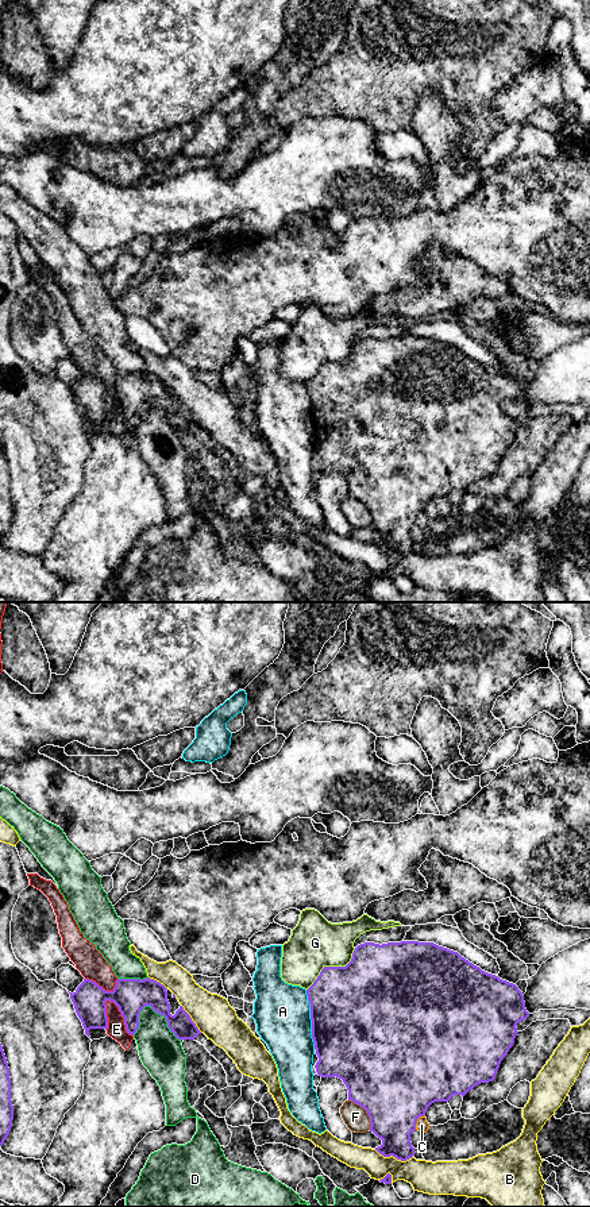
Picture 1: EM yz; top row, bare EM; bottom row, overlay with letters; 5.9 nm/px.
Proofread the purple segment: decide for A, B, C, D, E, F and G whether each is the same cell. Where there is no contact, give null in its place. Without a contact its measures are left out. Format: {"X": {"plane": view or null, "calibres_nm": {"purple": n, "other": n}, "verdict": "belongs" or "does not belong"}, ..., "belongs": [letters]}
{"A": {"plane": "yz", "calibres_nm": {"purple": 500, "other": 340}, "verdict": "does not belong"}, "B": {"plane": "yz", "calibres_nm": {"purple": 280, "other": 190}, "verdict": "does not belong"}, "C": {"plane": "yz", "calibres_nm": {"purple": 480, "other": 70}, "verdict": "does not belong"}, "D": {"plane": "yz", "calibres_nm": {"purple": 200, "other": 260}, "verdict": "does not belong"}, "E": {"plane": "yz", "calibres_nm": {"purple": 200, "other": 110}, "verdict": "does not belong"}, "F": {"plane": "yz", "calibres_nm": {"purple": 500, "other": 140}, "verdict": "does not belong"}, "G": {"plane": "yz", "calibres_nm": {"purple": 460, "other": 300}, "verdict": "does not belong"}, "belongs": []}

